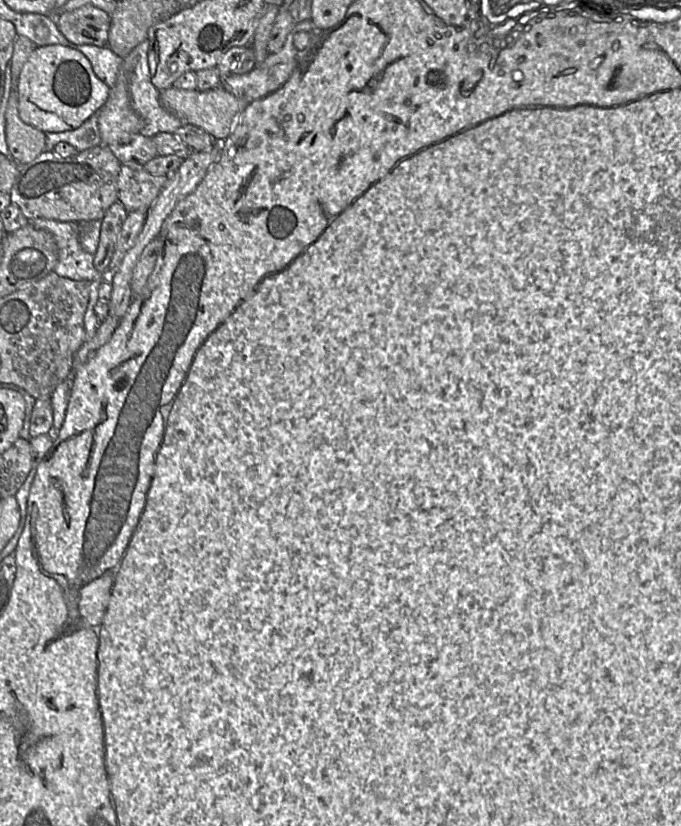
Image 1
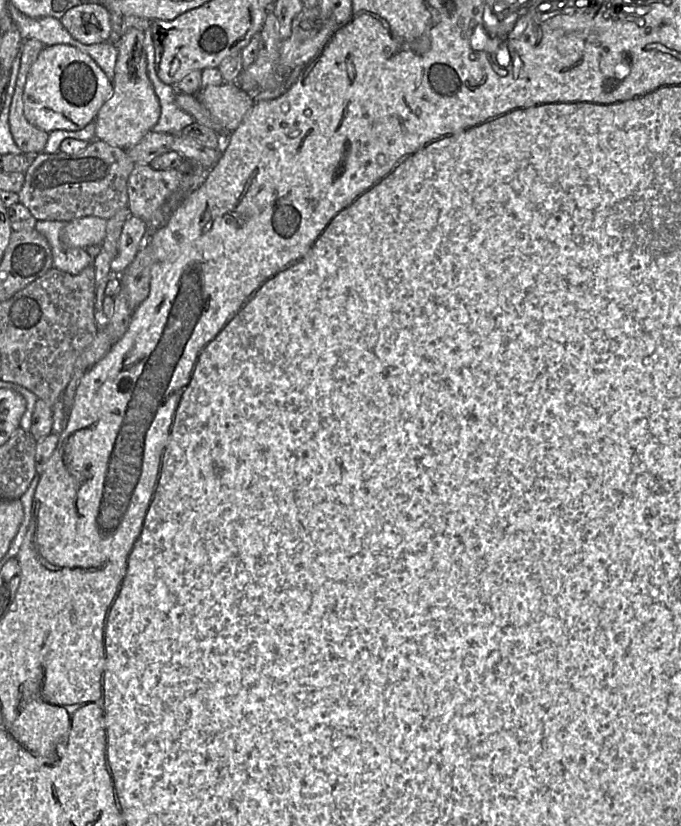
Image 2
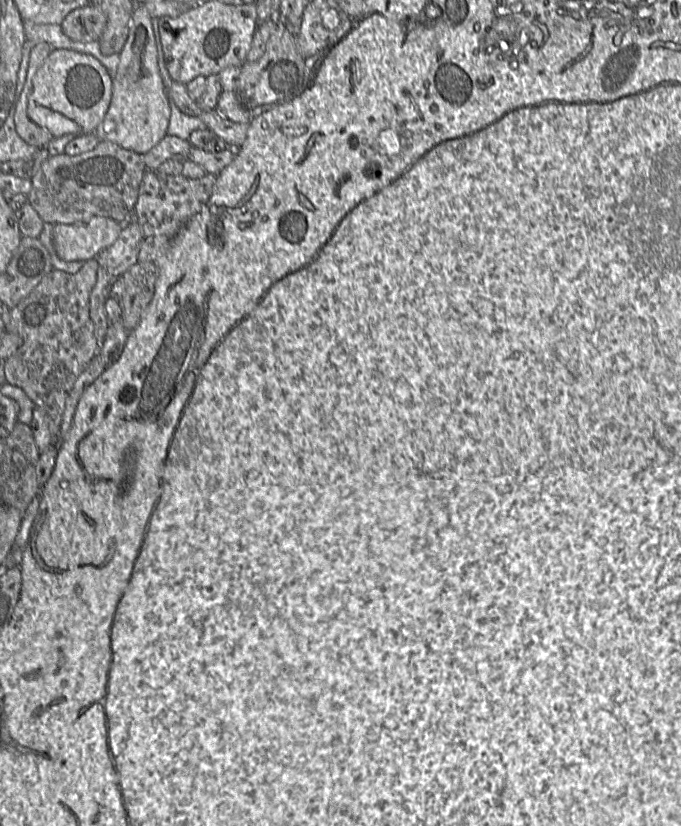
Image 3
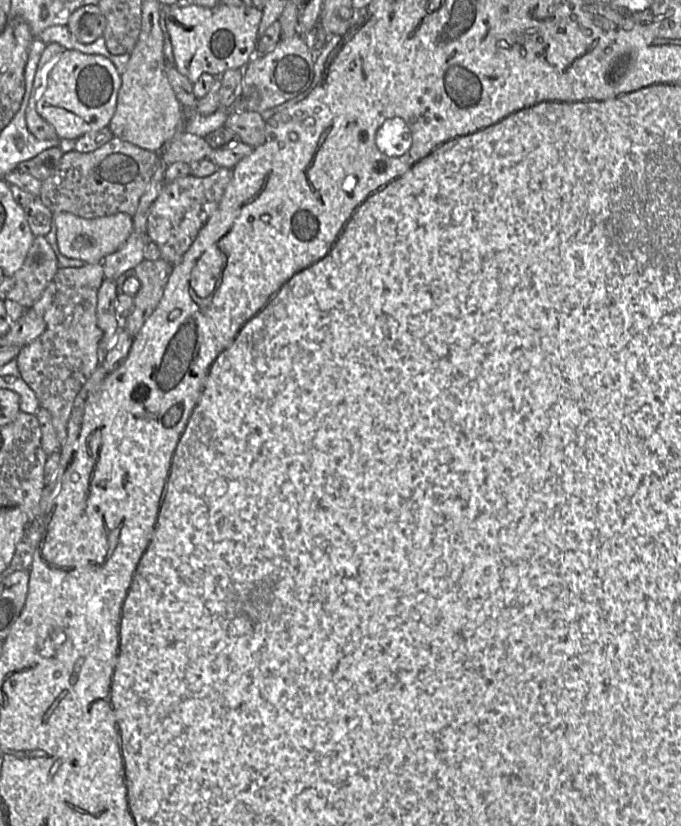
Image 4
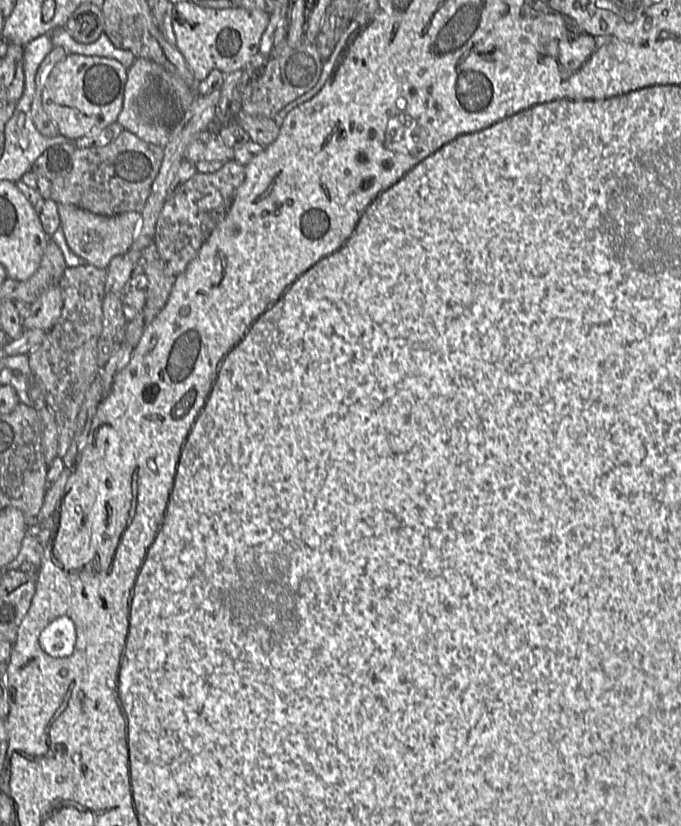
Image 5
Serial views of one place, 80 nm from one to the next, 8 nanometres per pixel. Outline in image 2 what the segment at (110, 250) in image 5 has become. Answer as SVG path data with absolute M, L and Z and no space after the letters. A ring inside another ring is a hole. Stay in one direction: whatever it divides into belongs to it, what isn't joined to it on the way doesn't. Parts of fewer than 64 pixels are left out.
M88 216L65 224L60 234L64 248L86 249L90 246L101 246L106 236L107 220Z

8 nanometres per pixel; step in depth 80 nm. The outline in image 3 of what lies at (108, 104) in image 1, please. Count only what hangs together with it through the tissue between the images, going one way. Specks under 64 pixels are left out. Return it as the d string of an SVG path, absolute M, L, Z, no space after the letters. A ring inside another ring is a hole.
M137 5L130 22L127 41L119 54L107 113L94 134L138 154L145 154L166 135L171 114L170 101L158 66L153 19L144 6Z

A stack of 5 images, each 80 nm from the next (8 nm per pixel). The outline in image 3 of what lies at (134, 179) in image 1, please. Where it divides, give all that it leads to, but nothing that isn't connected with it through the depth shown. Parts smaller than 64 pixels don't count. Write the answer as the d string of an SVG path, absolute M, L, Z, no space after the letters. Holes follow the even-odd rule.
M146 170L139 188L137 202L135 204L133 219L140 225L145 239L164 236L173 238L182 226L206 204L211 196L217 175L206 174L202 178L191 179L183 175L158 174L155 170Z

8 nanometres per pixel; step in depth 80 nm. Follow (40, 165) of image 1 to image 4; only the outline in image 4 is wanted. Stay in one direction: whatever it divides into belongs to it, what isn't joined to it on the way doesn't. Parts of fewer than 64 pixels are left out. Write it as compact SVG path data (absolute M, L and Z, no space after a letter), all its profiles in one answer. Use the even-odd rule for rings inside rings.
M114 137L87 153L64 153L58 167L42 181L38 199L54 214L69 212L91 219L125 213L133 217L158 166L159 153Z

